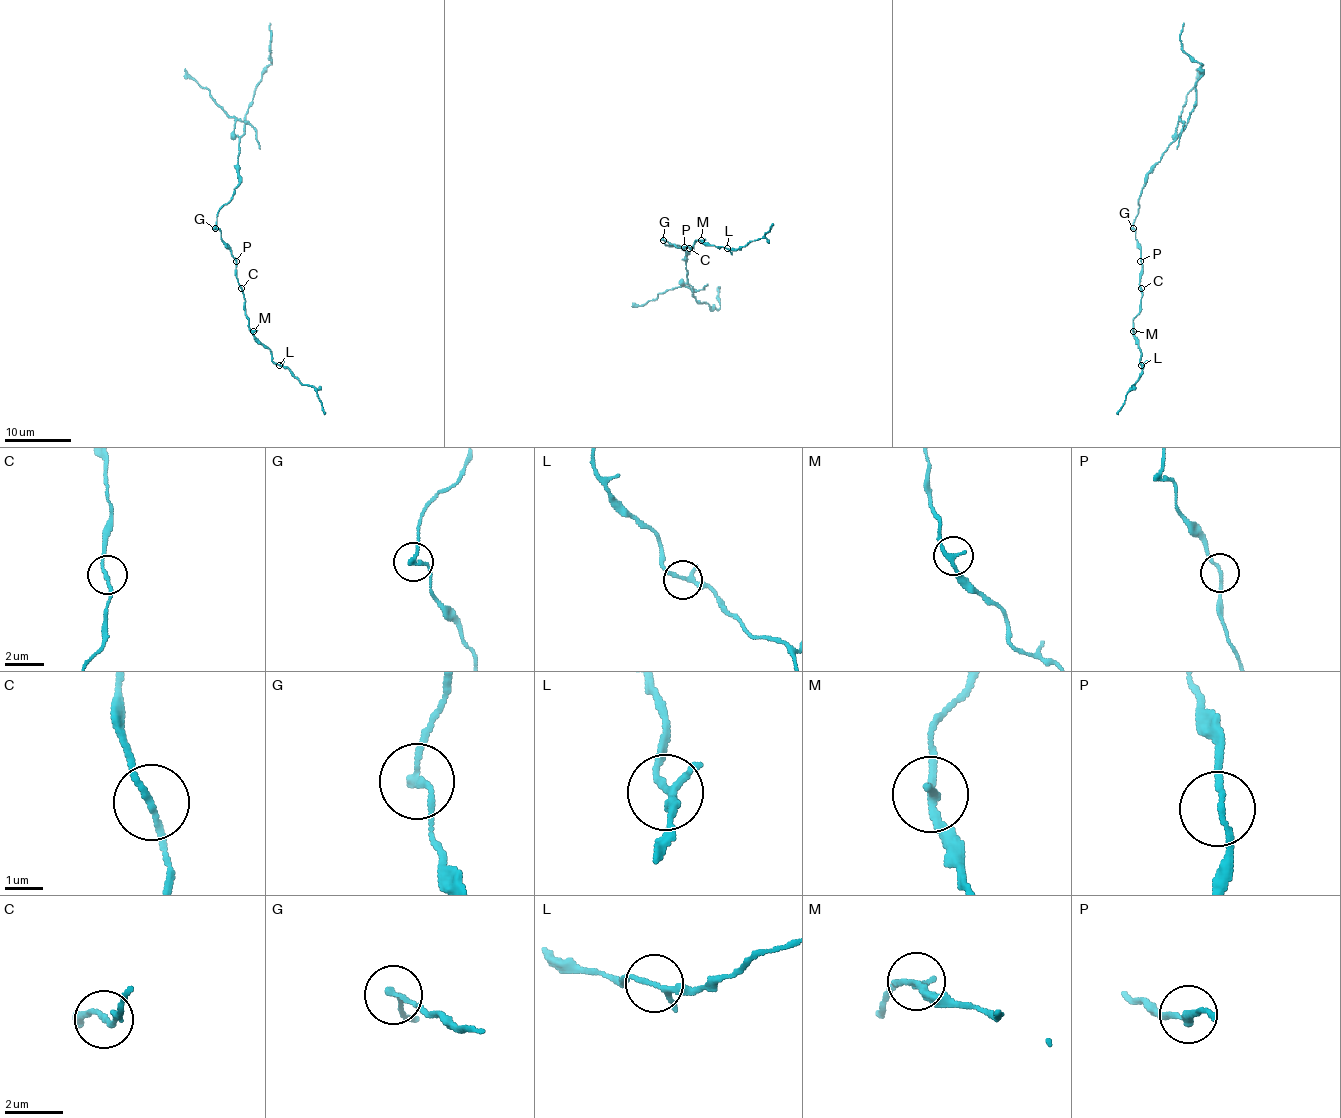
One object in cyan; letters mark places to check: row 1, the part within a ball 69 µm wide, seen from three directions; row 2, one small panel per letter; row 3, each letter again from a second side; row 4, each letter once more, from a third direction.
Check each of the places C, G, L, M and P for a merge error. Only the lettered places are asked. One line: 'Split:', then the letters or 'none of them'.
Split: G

